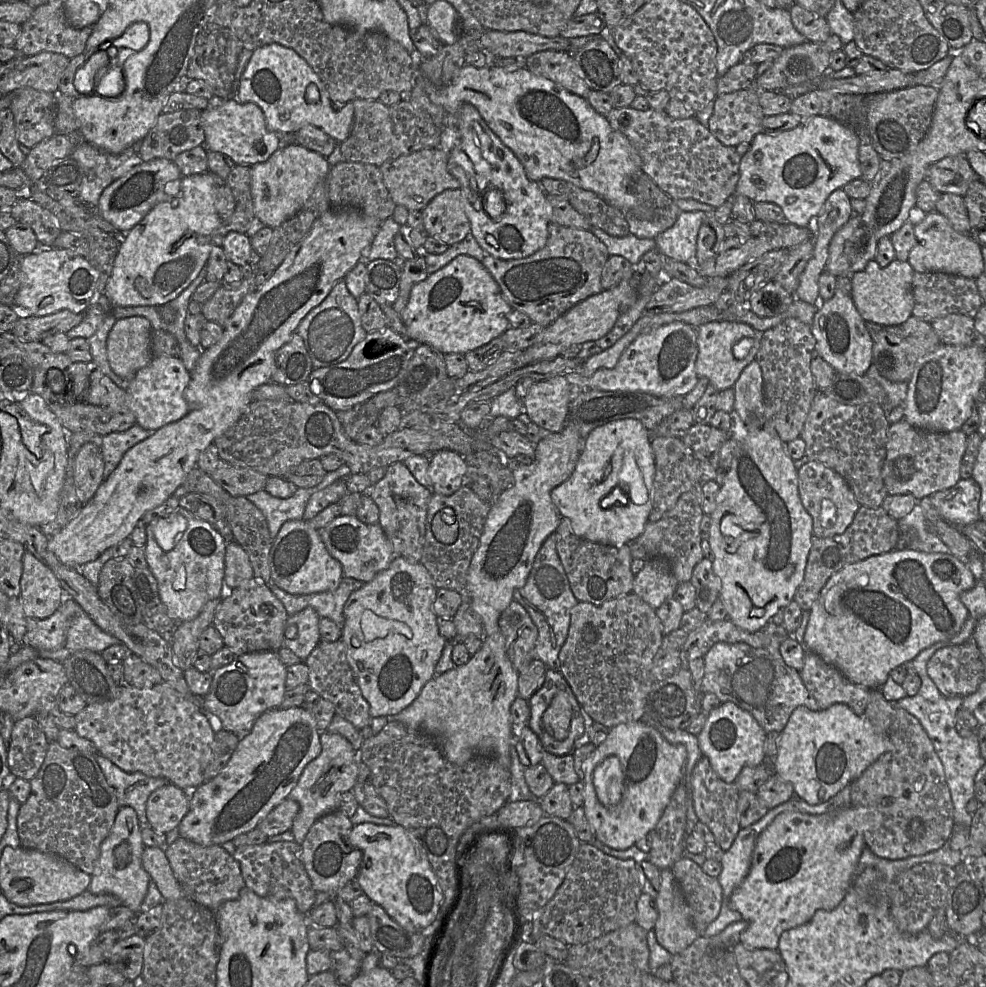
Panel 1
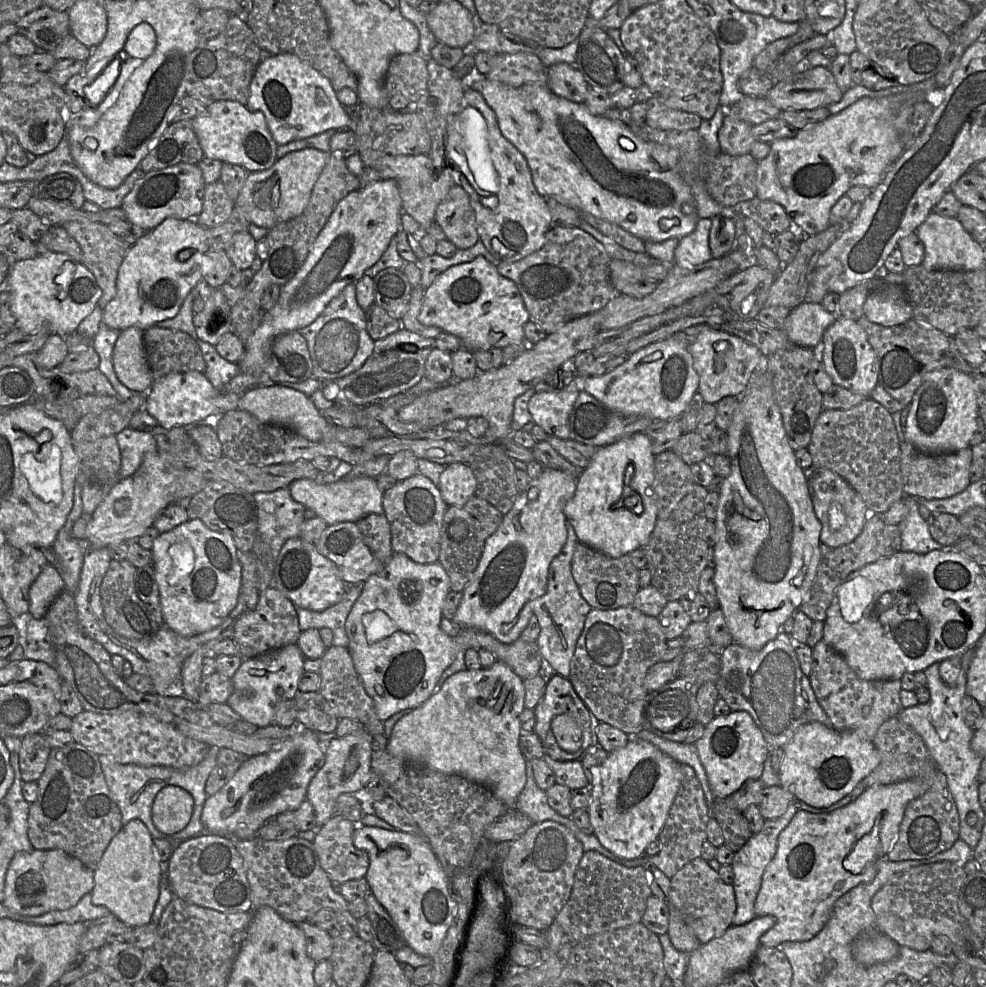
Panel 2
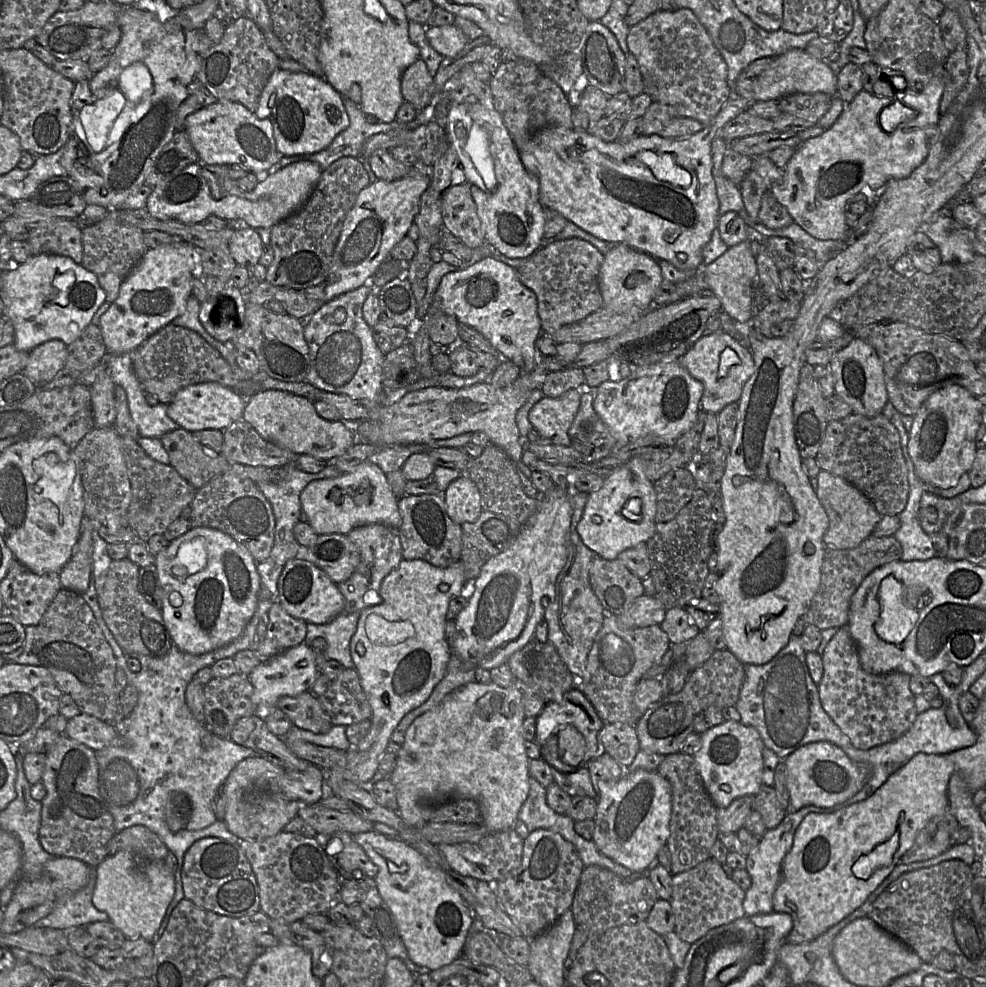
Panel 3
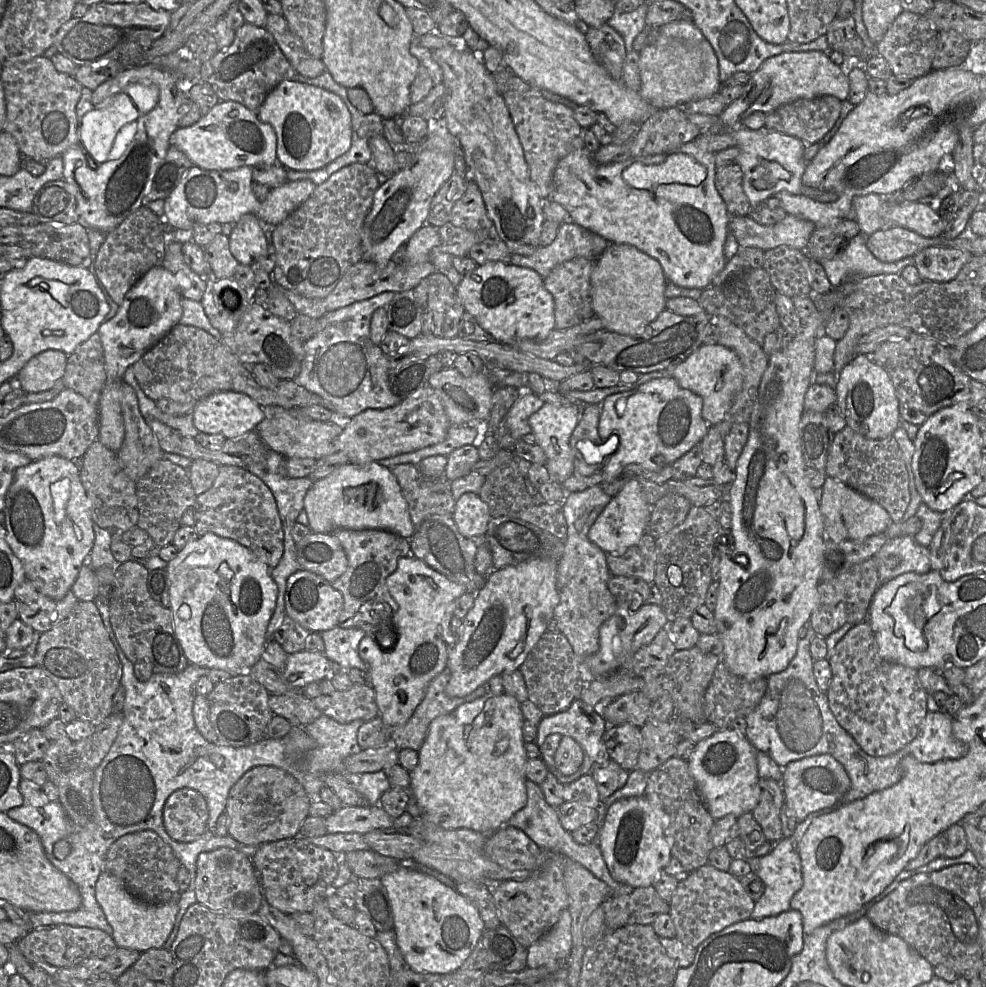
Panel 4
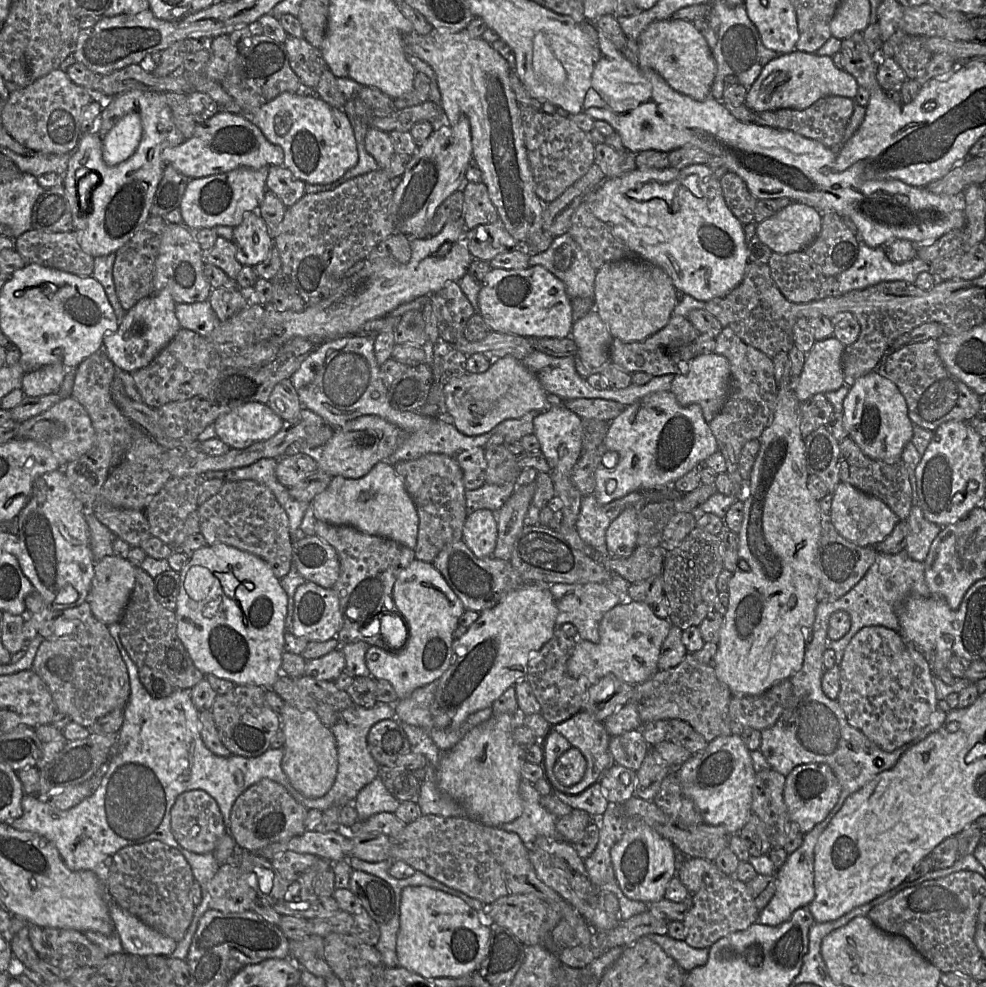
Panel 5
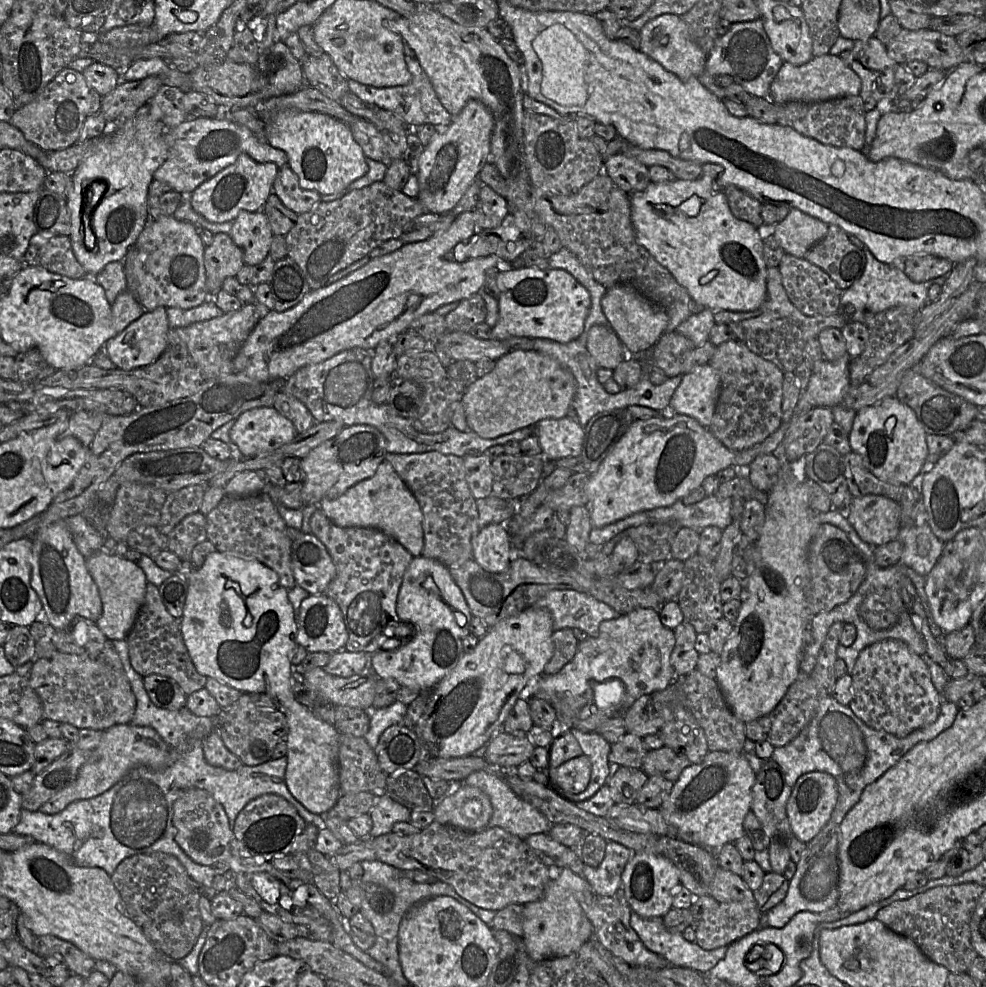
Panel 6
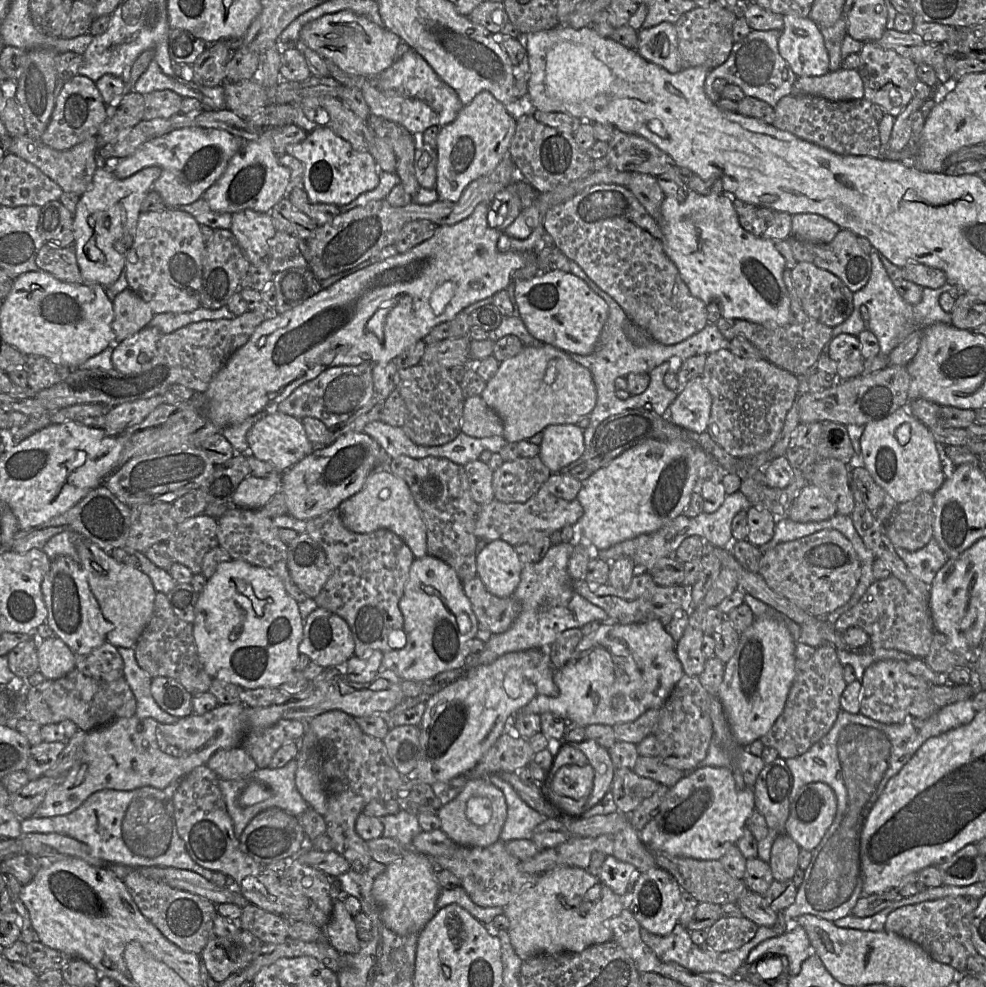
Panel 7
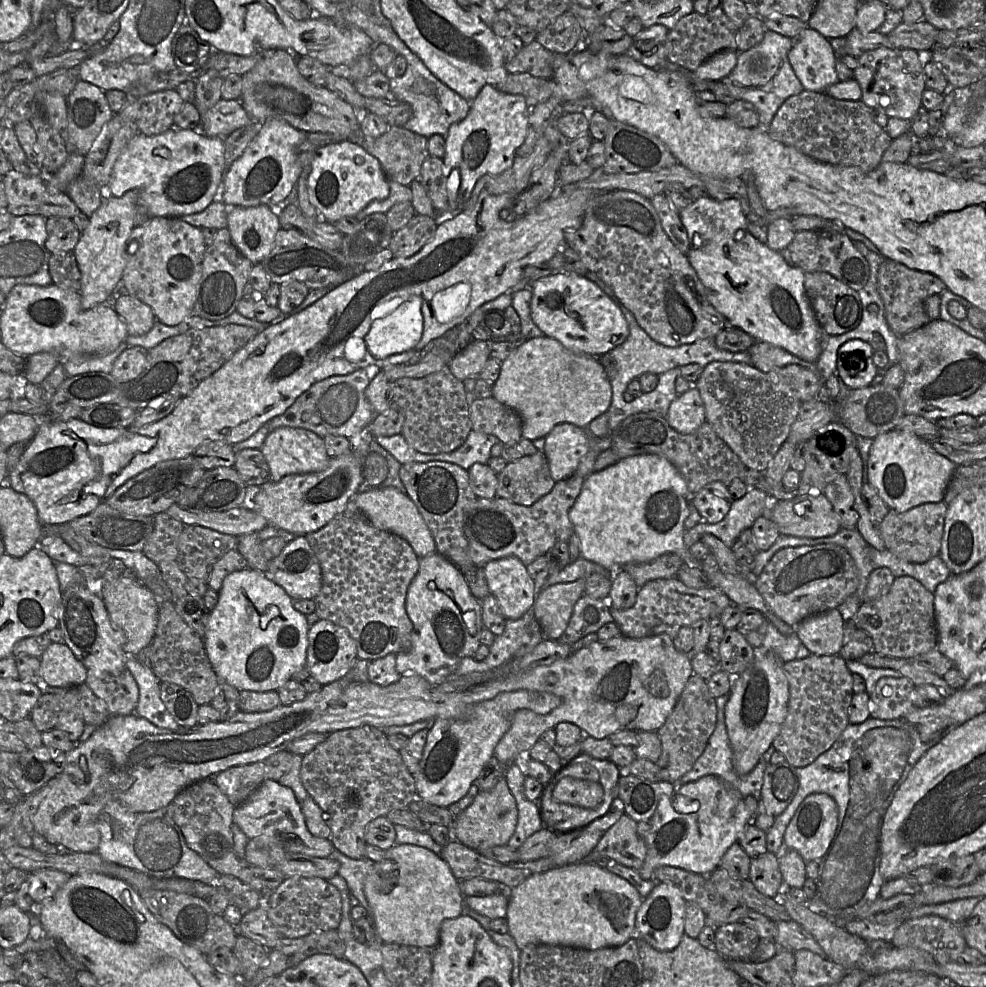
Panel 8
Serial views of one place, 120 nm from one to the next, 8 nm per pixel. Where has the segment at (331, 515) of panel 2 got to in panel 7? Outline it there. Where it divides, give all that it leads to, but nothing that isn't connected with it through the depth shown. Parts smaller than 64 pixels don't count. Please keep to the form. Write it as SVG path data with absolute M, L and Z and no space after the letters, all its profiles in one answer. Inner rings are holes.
M378 468L367 477L359 492L344 500L337 508L345 527L356 533L387 529L398 535L415 558L427 555L427 531L407 483L388 469Z

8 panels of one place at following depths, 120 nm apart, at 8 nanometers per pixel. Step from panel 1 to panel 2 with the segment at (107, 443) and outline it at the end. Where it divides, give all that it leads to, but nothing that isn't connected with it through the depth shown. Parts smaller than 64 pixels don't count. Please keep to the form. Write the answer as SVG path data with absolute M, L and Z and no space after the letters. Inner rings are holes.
M128 427L116 434L116 439L121 452L120 479L132 476L146 454L158 452L156 440L147 430Z

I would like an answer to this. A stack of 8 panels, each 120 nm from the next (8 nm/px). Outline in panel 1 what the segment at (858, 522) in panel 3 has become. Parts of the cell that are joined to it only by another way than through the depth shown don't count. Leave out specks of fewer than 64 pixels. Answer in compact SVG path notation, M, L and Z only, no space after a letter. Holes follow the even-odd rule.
M809 461L798 469L801 502L813 519L813 535L826 538L840 535L852 523L860 504L845 479L819 461Z

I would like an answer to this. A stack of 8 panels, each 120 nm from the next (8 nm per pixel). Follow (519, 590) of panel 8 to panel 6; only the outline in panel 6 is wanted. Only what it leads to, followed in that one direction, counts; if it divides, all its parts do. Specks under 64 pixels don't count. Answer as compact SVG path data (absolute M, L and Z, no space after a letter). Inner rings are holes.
M492 523L479 529L472 550L476 563L490 573L506 571L514 557L513 539L505 524Z

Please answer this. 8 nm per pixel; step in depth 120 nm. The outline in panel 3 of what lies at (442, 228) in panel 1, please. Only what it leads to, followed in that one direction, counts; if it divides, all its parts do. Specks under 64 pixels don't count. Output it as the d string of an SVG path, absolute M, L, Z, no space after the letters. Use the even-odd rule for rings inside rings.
M471 184L451 186L442 196L443 229L461 239L468 247L478 248L485 242Z

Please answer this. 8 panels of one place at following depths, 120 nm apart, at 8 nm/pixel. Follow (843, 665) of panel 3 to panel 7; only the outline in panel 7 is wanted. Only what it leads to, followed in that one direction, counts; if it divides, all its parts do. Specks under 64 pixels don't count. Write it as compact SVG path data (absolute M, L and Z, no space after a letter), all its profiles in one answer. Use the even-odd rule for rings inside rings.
M882 660L871 664L861 681L860 714L882 724L900 724L909 719L925 719L939 710L930 697L930 685L907 670L907 662Z

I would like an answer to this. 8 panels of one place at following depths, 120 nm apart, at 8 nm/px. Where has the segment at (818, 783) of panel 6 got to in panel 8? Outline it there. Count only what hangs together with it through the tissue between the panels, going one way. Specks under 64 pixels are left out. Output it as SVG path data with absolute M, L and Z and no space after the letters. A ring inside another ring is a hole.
M815 793L807 796L792 817L784 834L785 848L796 851L805 862L819 860L829 851L838 825L836 802L827 794Z

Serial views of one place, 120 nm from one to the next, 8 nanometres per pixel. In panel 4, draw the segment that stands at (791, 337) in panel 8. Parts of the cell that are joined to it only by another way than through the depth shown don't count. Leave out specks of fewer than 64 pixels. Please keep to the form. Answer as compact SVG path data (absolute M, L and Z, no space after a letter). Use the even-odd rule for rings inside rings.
M702 132L694 140L683 144L675 151L668 154L657 154L644 157L630 157L629 159L613 164L597 164L591 154L584 150L576 150L563 157L557 164L553 174L553 187L551 198L561 204L570 214L572 222L595 233L609 242L609 244L626 244L637 248L645 254L655 258L664 271L666 279L675 285L685 288L705 289L711 285L713 278L724 268L727 259L724 256L723 247L726 235L729 232L729 221L731 216L726 205L719 194L715 178L717 167L715 154L708 150L711 134L720 132Z

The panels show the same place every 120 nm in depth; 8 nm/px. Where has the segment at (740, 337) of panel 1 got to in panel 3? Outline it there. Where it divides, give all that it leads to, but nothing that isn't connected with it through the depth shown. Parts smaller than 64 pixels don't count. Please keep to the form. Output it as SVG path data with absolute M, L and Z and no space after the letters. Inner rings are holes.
M723 330L704 334L683 355L680 364L703 383L701 409L713 414L719 413L726 405L739 401L745 383L754 372L754 360L750 349L738 338Z

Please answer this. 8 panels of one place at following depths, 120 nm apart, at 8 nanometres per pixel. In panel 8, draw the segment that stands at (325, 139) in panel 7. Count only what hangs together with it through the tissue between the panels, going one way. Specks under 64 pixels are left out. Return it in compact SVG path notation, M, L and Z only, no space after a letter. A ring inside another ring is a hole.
M351 140L331 143L314 153L308 176L309 200L327 222L334 224L344 217L356 217L373 200L386 199L389 180L379 160L360 144Z

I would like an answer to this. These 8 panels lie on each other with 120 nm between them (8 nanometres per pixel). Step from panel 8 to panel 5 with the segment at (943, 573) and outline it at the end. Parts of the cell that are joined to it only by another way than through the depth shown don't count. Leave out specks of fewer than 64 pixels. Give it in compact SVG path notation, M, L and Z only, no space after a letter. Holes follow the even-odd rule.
M919 505L912 506L905 521L909 528L905 550L912 559L924 563L942 527L927 520Z

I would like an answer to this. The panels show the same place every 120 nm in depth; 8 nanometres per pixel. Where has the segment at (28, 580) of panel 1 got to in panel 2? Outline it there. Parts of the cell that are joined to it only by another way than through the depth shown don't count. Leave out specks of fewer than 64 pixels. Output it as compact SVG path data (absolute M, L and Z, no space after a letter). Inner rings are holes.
M46 564L29 589L29 614L41 619L52 601L65 590L65 583L53 564Z

